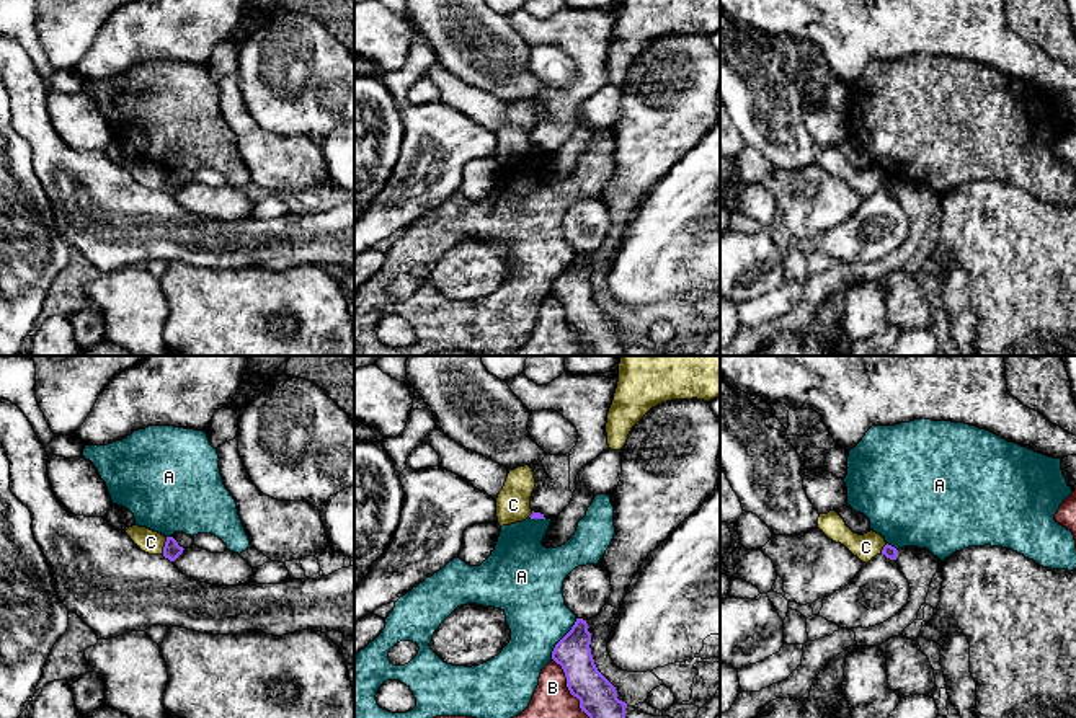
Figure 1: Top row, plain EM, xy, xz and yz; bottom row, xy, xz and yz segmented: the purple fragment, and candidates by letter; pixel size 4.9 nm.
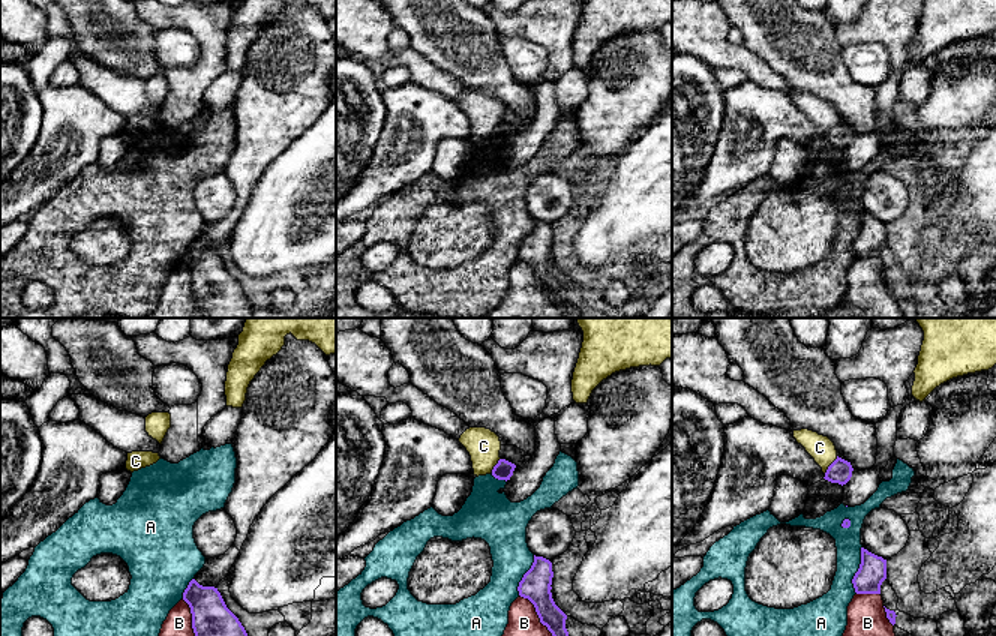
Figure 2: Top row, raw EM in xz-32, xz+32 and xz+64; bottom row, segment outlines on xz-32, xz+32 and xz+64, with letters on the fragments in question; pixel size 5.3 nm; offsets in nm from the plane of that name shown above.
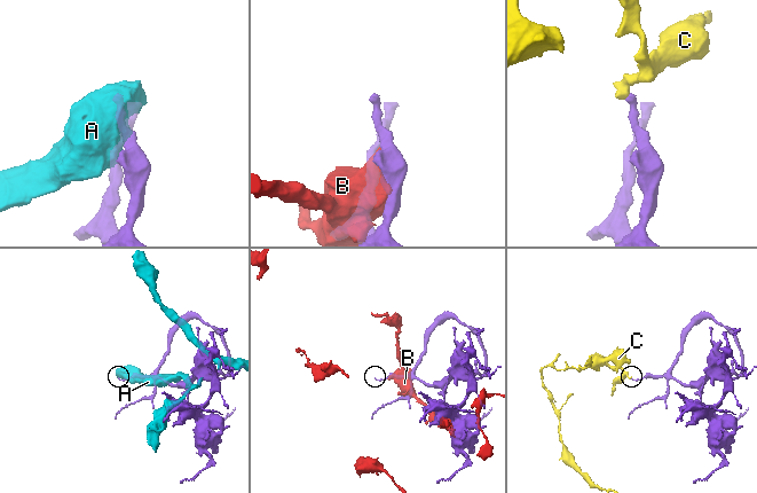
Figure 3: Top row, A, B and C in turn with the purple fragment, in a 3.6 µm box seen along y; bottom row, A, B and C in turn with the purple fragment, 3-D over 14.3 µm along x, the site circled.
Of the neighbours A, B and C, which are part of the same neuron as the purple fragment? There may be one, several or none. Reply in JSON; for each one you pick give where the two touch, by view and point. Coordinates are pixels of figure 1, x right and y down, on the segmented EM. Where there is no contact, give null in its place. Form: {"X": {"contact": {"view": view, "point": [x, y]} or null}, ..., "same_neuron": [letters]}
{"same_neuron": []}

